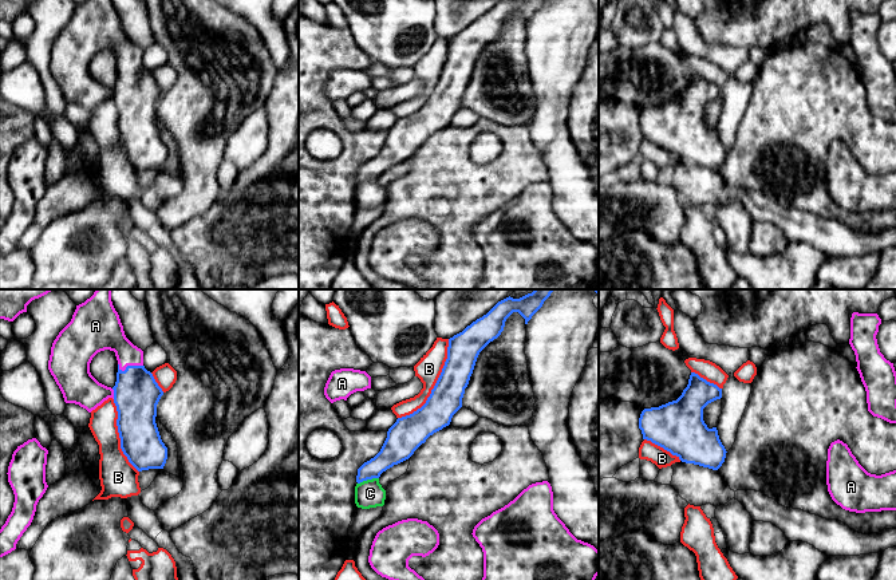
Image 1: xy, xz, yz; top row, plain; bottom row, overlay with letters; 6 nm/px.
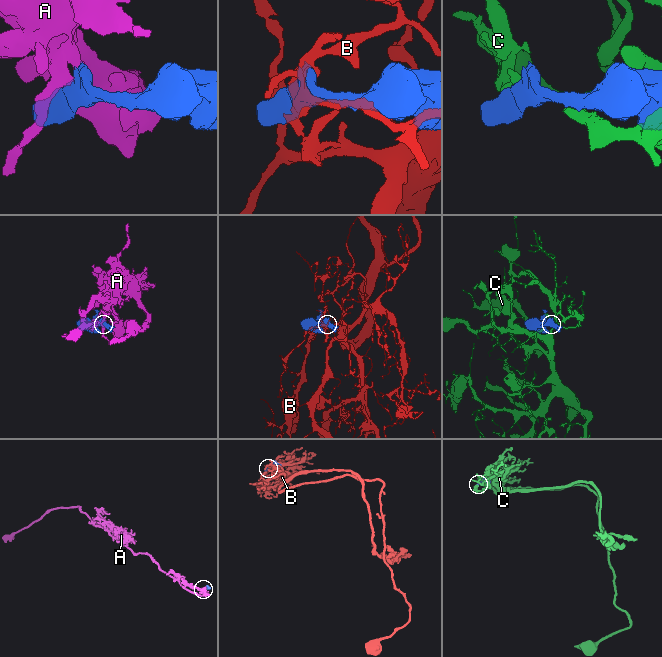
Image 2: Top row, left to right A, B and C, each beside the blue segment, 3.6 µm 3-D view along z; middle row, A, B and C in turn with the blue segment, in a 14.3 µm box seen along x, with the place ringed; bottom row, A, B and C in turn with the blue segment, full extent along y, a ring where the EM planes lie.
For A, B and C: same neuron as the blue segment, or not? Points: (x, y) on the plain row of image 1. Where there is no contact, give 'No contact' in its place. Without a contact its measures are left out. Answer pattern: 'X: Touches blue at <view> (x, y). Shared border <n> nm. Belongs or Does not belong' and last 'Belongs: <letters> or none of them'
A: Touches blue at xy (130, 66). Shared border 150 nm. Belongs
B: Touches blue at xz (435, 85). Shared border 550 nm. Does not belong
C: Touches blue at xz (367, 178). Shared border 130 nm. Does not belong
Belongs: A

